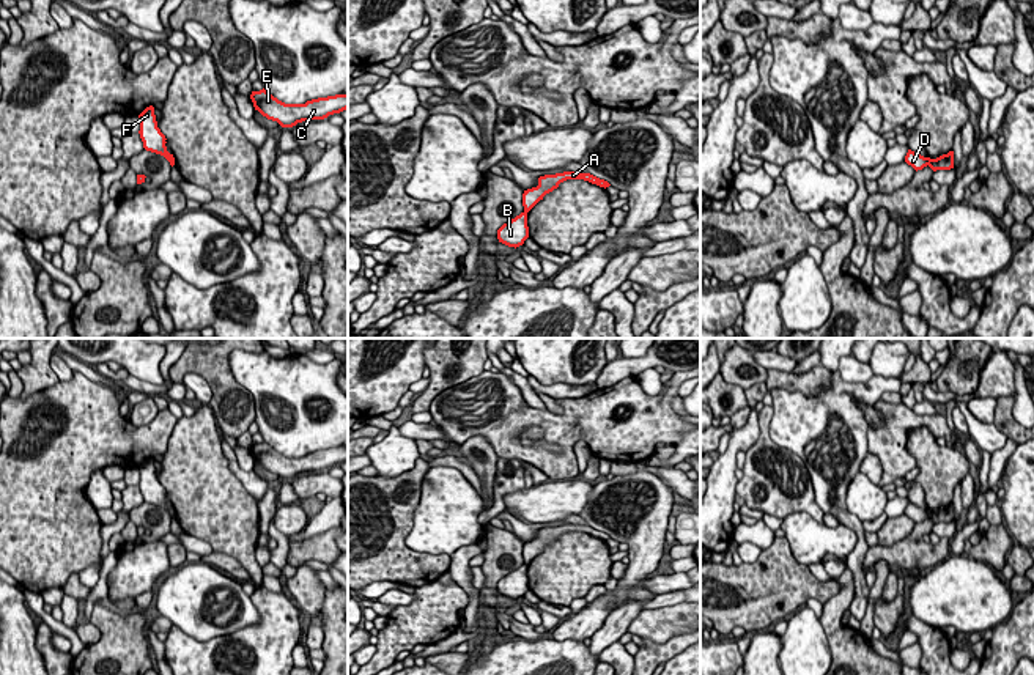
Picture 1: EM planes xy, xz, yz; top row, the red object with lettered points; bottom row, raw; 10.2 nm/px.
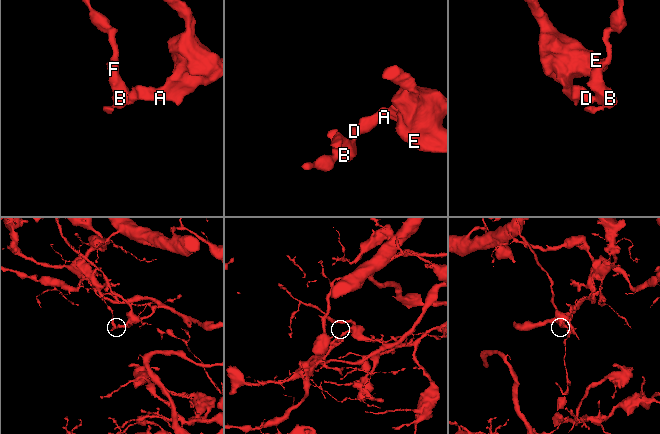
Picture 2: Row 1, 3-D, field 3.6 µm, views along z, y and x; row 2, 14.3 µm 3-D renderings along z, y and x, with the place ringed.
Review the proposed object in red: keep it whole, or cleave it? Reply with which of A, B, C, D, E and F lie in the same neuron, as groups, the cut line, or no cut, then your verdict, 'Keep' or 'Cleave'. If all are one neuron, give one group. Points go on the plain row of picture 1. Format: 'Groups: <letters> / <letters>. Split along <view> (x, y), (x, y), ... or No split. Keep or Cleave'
Groups: A C D E / B F. Split along yz (924, 510), (927, 516). Cleave

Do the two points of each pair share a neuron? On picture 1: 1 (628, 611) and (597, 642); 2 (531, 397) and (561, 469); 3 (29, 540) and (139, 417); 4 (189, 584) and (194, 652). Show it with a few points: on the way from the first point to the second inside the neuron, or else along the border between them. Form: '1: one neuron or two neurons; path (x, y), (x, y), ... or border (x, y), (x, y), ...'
1: one neuron; path (620, 619), (605, 634)
2: two neurons; border (510, 378), (529, 405), (545, 409)
3: two neurons; border (159, 411), (142, 425), (134, 425), (129, 420)
4: two neurons; border (173, 623), (200, 641), (228, 634)

